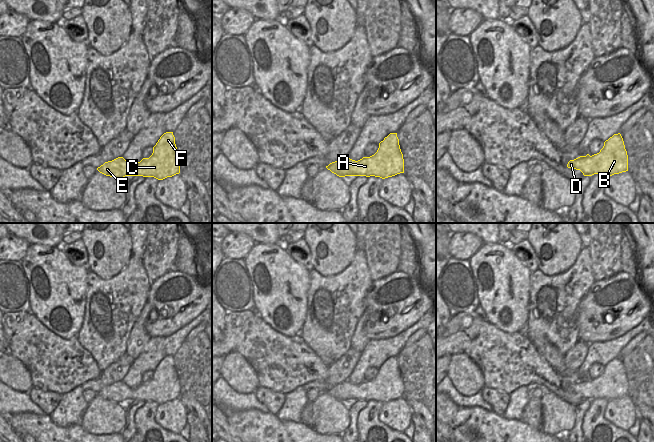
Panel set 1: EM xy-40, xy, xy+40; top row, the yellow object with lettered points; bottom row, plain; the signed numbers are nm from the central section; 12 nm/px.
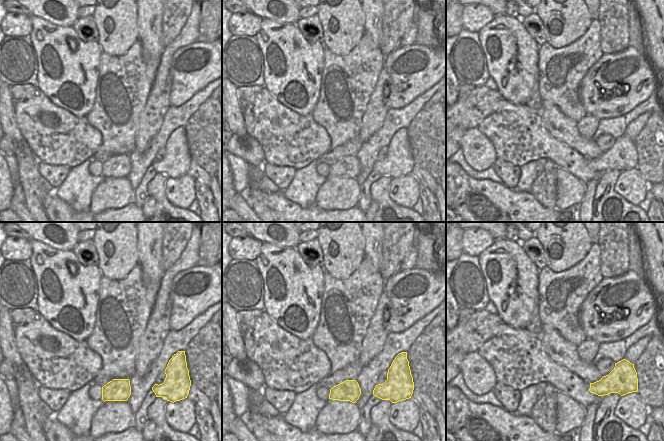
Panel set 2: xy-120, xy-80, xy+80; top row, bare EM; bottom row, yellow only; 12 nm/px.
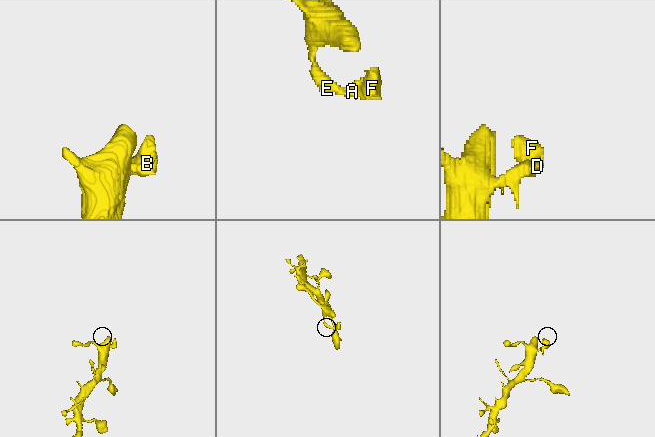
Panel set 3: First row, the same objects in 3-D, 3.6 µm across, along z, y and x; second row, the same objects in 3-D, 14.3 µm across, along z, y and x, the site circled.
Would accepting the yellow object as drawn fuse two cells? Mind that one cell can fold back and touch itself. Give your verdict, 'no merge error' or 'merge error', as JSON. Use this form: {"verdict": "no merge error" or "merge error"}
{"verdict": "no merge error"}

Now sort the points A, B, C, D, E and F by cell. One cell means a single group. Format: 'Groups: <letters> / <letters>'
Groups: A B C D E F

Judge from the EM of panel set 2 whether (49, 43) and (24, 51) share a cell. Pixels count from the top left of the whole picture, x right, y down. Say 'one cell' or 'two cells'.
two cells

